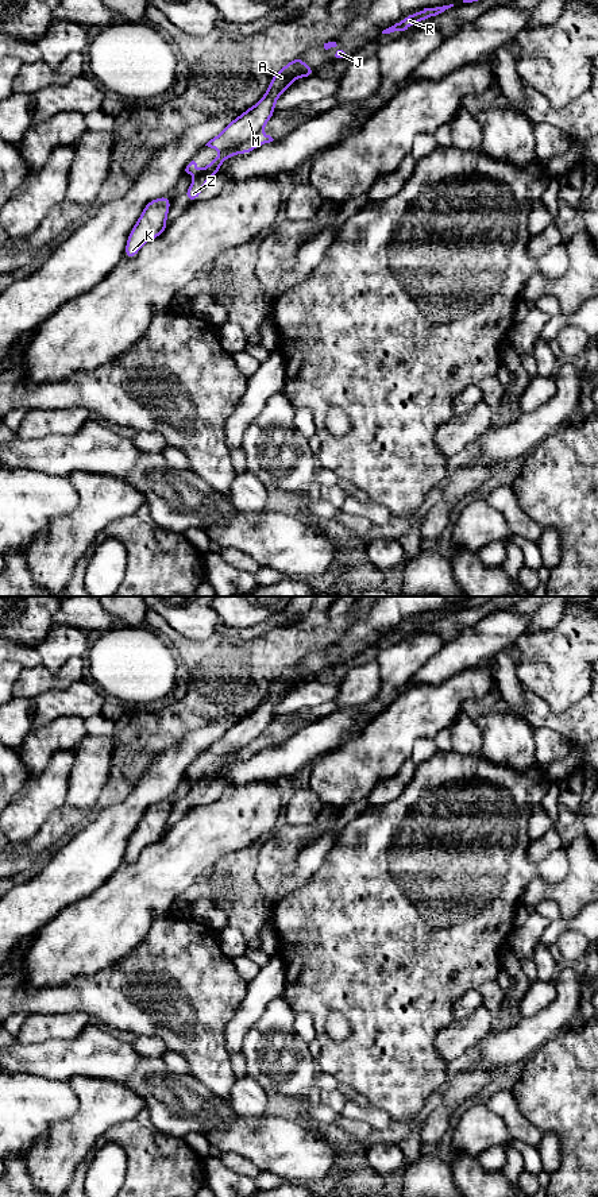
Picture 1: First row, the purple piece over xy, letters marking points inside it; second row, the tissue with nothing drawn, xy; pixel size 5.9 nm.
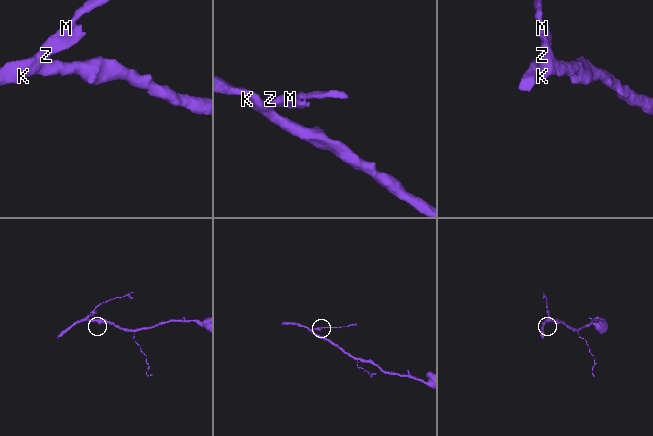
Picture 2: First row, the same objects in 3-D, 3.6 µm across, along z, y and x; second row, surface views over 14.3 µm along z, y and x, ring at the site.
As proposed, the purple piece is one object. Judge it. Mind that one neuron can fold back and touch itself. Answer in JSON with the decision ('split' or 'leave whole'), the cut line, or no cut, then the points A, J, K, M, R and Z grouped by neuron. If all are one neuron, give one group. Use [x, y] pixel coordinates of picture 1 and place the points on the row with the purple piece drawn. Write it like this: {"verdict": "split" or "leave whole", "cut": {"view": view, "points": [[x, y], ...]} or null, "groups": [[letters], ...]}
{"verdict": "split", "cut": {"view": "xy", "points": [[258, 131], [227, 150]]}, "groups": [["A", "J", "K", "M", "R"], ["Z"]]}

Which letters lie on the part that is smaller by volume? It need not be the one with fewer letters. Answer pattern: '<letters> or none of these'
Z

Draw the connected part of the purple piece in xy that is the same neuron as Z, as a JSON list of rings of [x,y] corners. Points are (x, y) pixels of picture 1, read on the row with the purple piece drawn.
[[[258,132],[255,135],[252,135],[250,139],[247,139],[246,142],[243,142],[242,144],[239,144],[238,147],[234,147],[231,150],[227,150],[224,154],[216,157],[215,159],[212,159],[207,167],[194,178],[194,181],[192,182],[192,185],[188,188],[188,190],[184,193],[184,197],[190,201],[194,202],[197,201],[200,193],[202,192],[202,189],[205,188],[207,182],[212,178],[219,175],[219,169],[220,166],[228,161],[232,155],[238,155],[238,154],[250,154],[254,148],[263,146],[266,143],[273,142],[274,139],[263,132]]]

